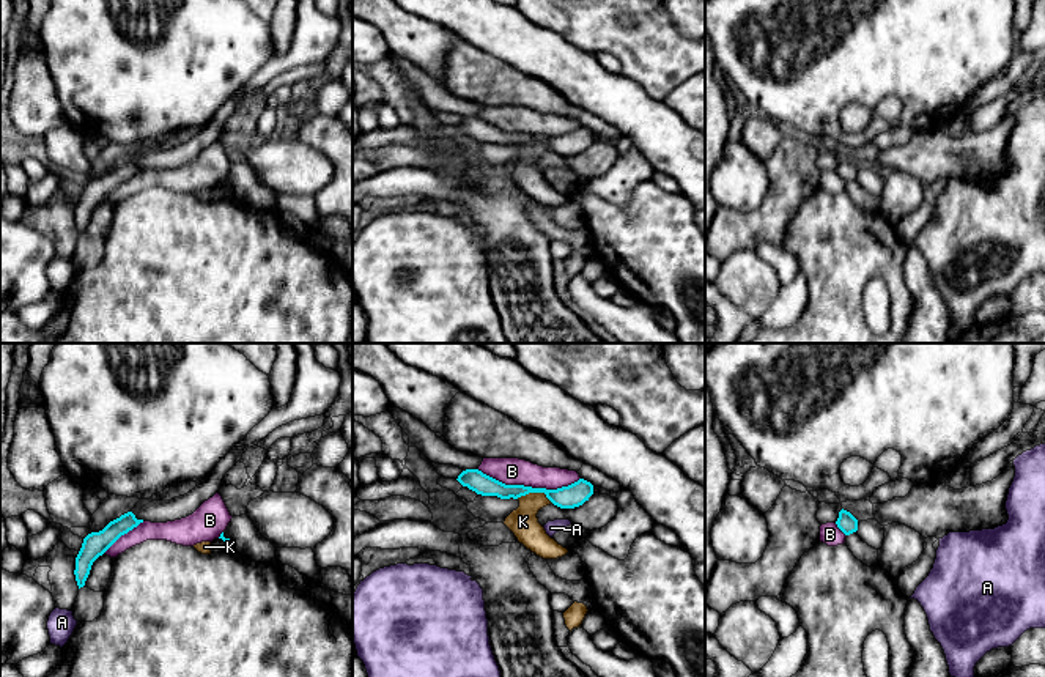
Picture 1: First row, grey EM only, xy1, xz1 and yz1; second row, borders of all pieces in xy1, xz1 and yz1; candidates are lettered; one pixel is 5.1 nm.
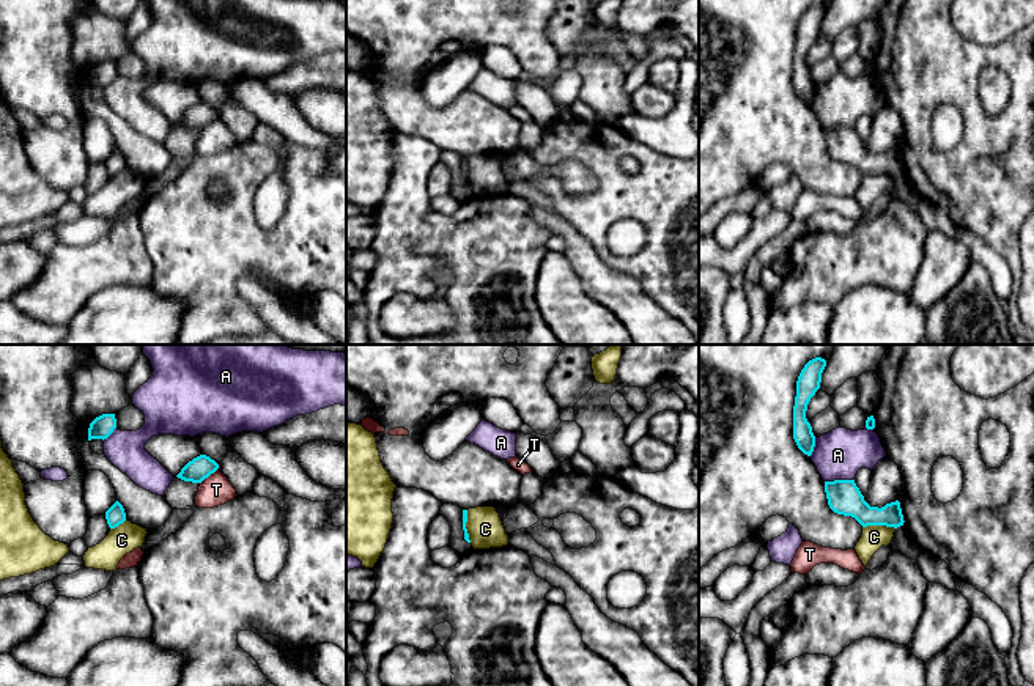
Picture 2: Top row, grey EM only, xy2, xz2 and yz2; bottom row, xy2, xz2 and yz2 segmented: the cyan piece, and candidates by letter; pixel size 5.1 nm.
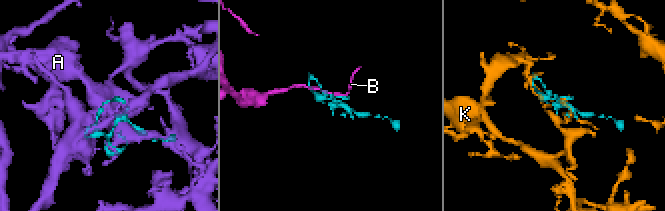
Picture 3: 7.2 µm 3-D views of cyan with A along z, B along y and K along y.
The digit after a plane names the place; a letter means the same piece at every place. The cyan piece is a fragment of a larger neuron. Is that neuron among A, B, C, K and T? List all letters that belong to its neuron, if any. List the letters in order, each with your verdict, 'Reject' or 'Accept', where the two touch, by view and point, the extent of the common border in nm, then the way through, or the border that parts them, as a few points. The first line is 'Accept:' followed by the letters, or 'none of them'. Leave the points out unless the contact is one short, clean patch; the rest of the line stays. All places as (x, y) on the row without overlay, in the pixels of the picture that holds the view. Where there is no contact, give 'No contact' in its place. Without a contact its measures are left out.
Accept: none of them
A: Reject. Touches cyan at yz2 (839, 128). Shared border 150 nm
B: Reject. Touches cyan at xz1 (529, 134). Shared border 550 nm
C: Reject. Touches cyan at yz2 (878, 172). Shared border 170 nm. Boundary: yz2 (863, 173), (891, 173), (894, 177)
K: Reject. Touches cyan at xz1 (535, 139). Shared border 190 nm
T: Reject. Touches cyan at xy2 (208, 123). Shared border 130 nm

